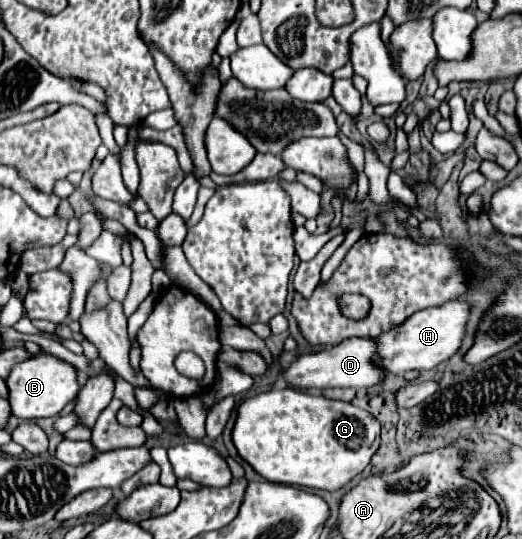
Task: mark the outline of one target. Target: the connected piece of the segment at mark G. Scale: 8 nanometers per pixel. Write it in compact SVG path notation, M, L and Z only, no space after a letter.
M286 387L270 389L266 393L246 399L238 407L238 417L232 429L232 441L238 455L248 465L252 465L252 469L266 481L336 491L342 489L354 475L364 471L372 455L378 451L380 423L372 413L354 407L352 403L332 401L322 395L312 395Z

